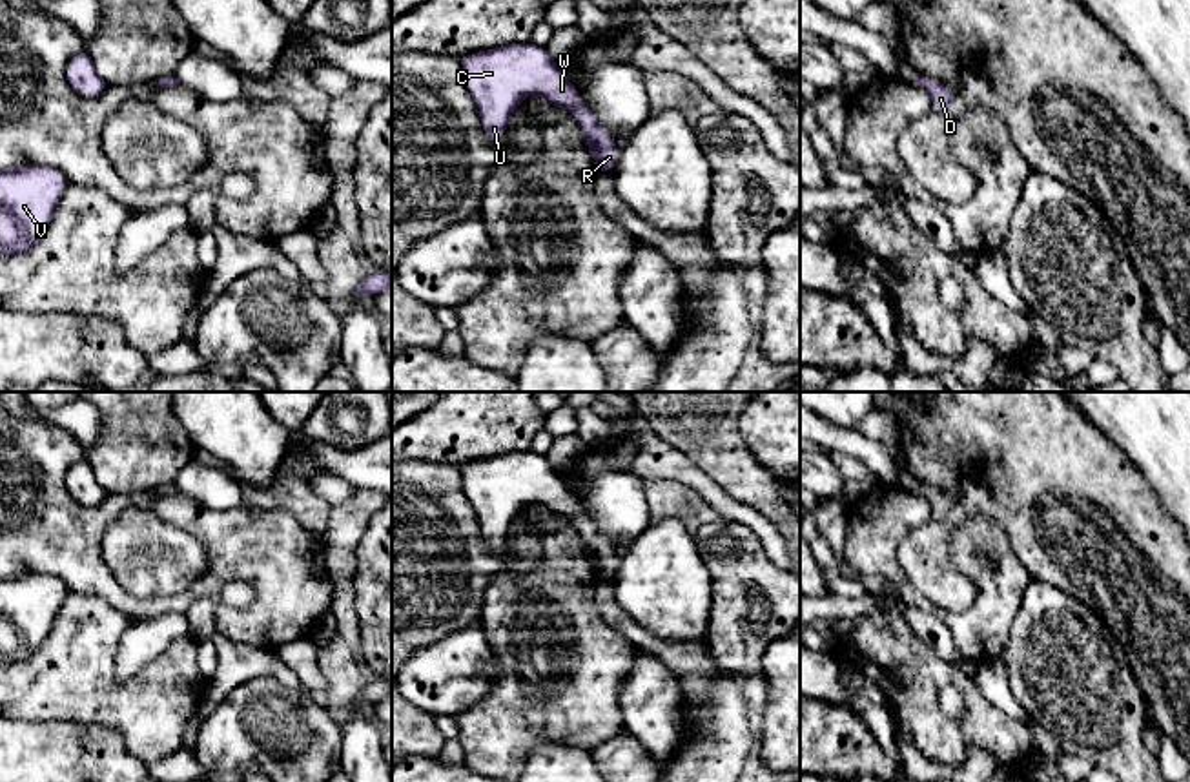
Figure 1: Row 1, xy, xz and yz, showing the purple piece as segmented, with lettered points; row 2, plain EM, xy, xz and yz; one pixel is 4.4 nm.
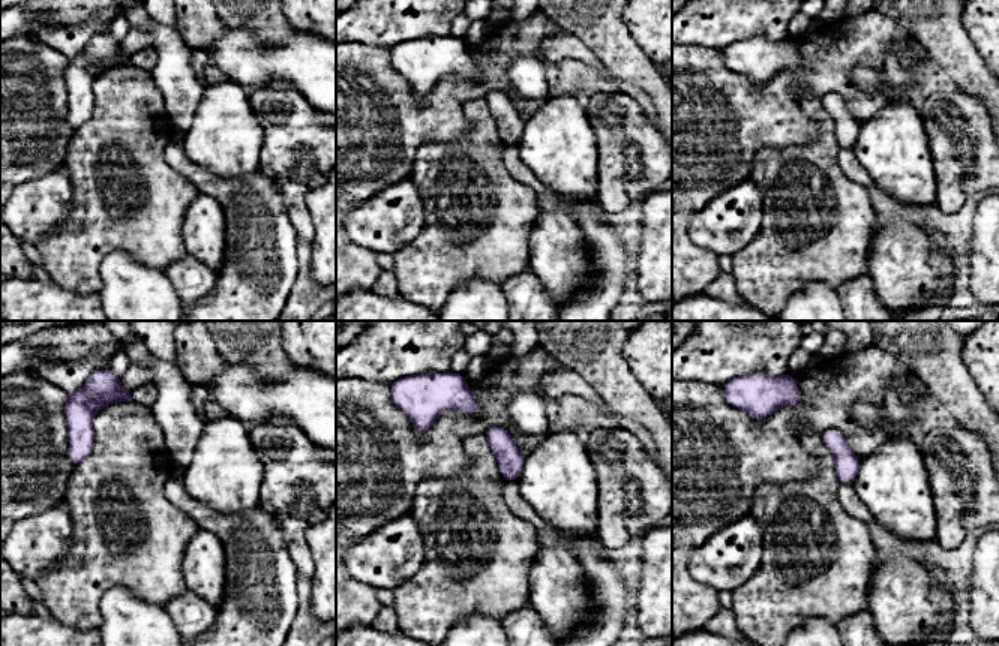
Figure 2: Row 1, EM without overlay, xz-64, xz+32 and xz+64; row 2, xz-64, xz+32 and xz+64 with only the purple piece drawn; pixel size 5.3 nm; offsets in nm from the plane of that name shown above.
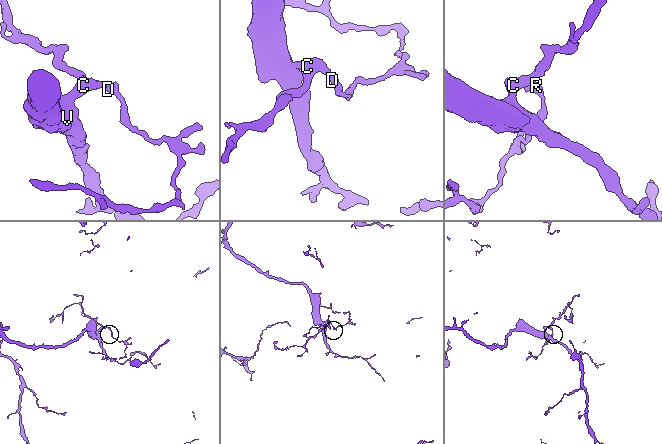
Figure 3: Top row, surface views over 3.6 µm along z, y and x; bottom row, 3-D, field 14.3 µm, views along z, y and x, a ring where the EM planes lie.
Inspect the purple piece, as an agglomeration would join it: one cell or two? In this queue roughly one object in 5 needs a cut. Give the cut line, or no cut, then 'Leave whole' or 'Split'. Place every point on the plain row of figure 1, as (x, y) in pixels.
No split. Leave whole

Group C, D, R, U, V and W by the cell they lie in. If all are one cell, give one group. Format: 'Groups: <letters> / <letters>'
Groups: C D R U V W

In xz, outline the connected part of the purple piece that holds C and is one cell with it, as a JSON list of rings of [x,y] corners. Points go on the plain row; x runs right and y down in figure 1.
[[[530,450],[507,452],[459,467],[463,490],[477,512],[485,543],[499,550],[518,512],[538,503],[552,514],[569,516],[578,529],[592,561],[598,581],[612,581],[620,556],[596,529],[590,516],[581,512],[578,498],[565,487],[547,456]]]

